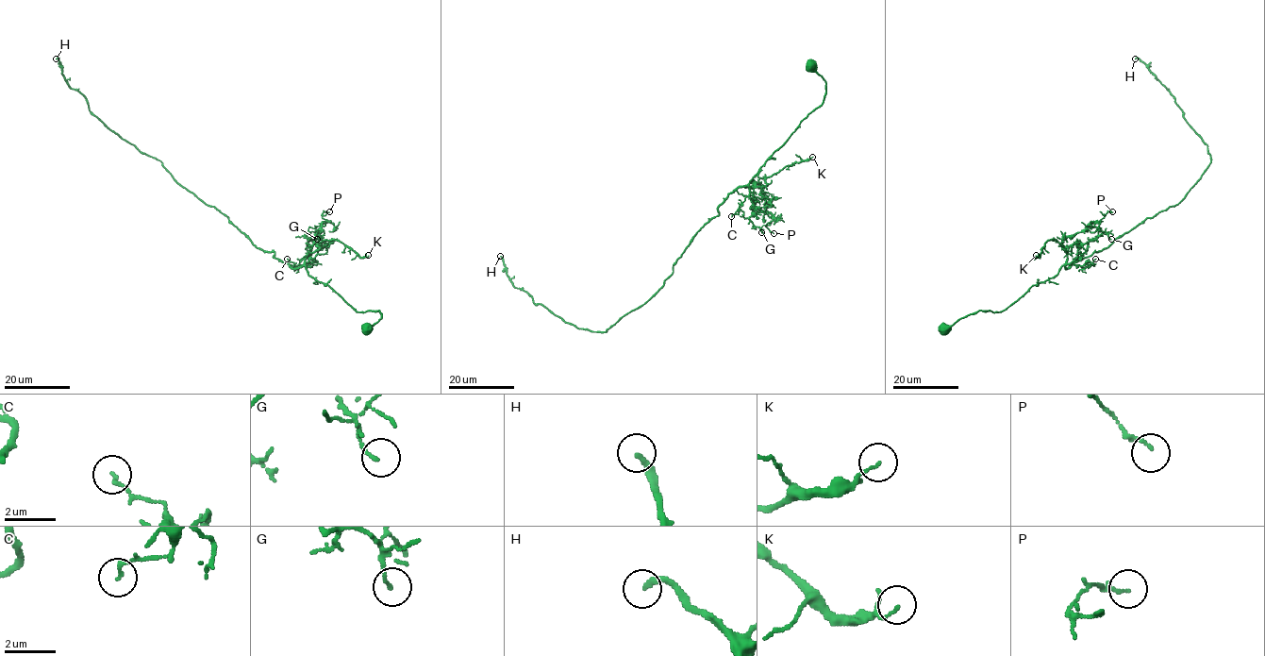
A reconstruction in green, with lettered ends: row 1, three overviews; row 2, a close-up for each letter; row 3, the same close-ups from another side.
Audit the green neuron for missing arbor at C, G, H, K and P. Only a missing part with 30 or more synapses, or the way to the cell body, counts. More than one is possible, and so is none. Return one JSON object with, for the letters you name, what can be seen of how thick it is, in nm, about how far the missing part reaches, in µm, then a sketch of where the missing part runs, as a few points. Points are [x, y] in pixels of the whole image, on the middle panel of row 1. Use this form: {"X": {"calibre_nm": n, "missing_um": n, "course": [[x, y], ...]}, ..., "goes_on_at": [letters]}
{"H": {"calibre_nm": 240, "missing_um": 25, "course": [[500, 256], [494, 257], [498, 263], [490, 260], [496, 252], [493, 241]]}, "goes_on_at": ["H"]}

